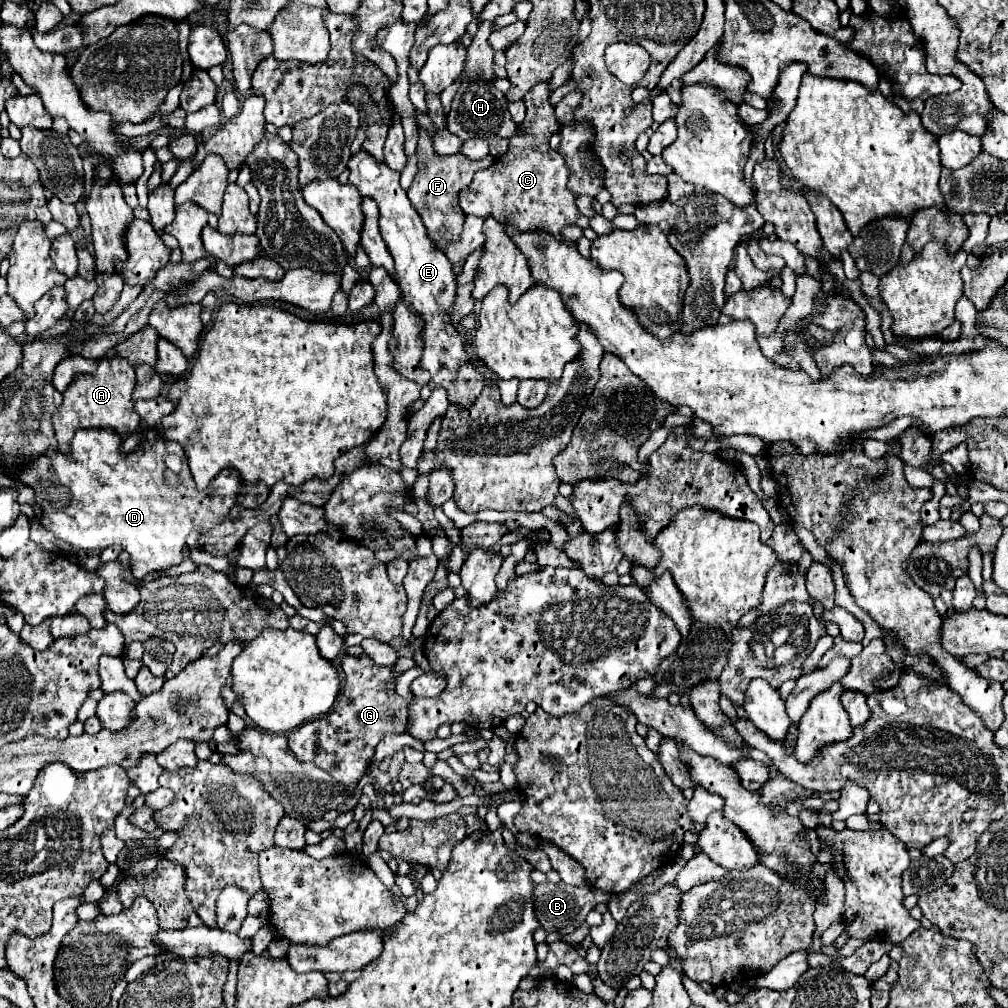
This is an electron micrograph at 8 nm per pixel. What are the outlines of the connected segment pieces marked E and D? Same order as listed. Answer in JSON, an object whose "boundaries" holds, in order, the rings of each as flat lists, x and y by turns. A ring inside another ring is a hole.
{"boundaries":[[[365,150,353,154,347,168,351,170,349,182,359,190,359,194,377,202,381,236,395,260,395,282,399,284,405,300,409,300,409,304,417,308,417,314,427,322,421,366,431,374,435,384,445,384,449,402,461,402,461,406,467,408,485,386,485,378,467,358,463,338,449,320,449,310,453,307,457,290,451,262,429,240,419,212,413,208,407,192,399,184,399,172,393,172,385,162,377,162]],[[83,428,83,430,77,430,75,432,75,438,73,438,73,444,71,444,71,456,67,458,67,456,63,456,61,452,49,452,49,454,45,454,45,456,41,456,41,458,37,458,33,464,29,464,29,468,27,468,27,474,21,474,21,482,23,484,27,484,27,486,31,486,33,490,35,490,35,504,39,504,41,508,43,508,43,518,41,518,41,524,49,530,49,532,53,532,57,538,61,538,61,540,65,540,65,542,69,542,71,546,75,546,75,548,83,548,83,550,93,550,93,548,107,548,107,546,113,546,113,544,119,544,125,552,129,552,129,556,131,556,131,560,133,560,133,576,135,578,143,578,147,572,155,572,155,570,167,570,167,568,171,568,171,566,177,566,177,564,181,564,183,562,183,558,185,558,185,546,183,546,182,536,186,536,186,533,189,533,195,526,197,528,201,528,201,530,213,530,215,526,219,526,221,522,225,522,225,518,229,516,229,510,237,504,237,498,239,498,239,490,243,488,243,480,241,480,241,476,239,476,239,472,235,470,235,468,227,468,227,470,223,470,209,486,211,488,207,488,207,490,195,490,195,486,193,486,193,478,191,478,191,474,189,474,189,468,187,468,187,458,185,458,185,452,183,452,183,448,177,444,177,442,161,442,161,438,155,434,155,430,151,428,145,436,141,434,141,438,145,438,145,444,143,446,139,446,139,448,135,448,135,452,133,454,129,454,129,456,123,456,123,454,119,454,119,446,121,446,121,436,117,436,113,430,103,430,103,428],[169,454,175,454,175,456,181,456,181,460,183,460,183,470,179,472,179,474,175,474,169,466,167,466,167,456]]]}

